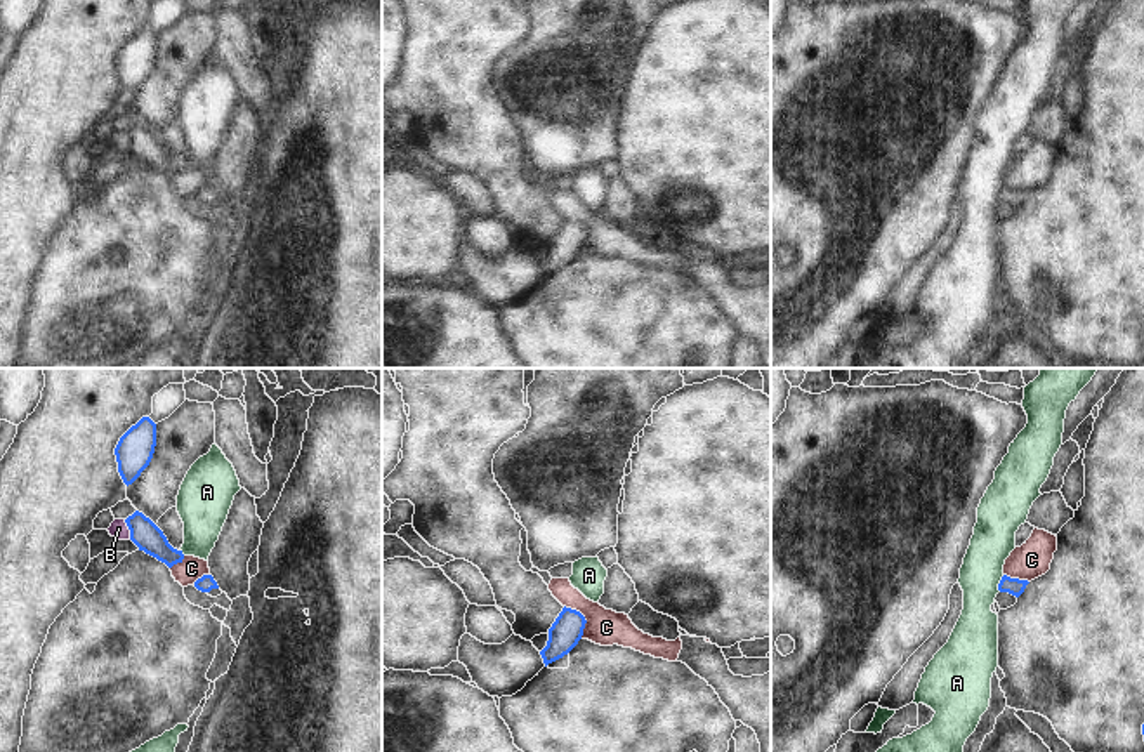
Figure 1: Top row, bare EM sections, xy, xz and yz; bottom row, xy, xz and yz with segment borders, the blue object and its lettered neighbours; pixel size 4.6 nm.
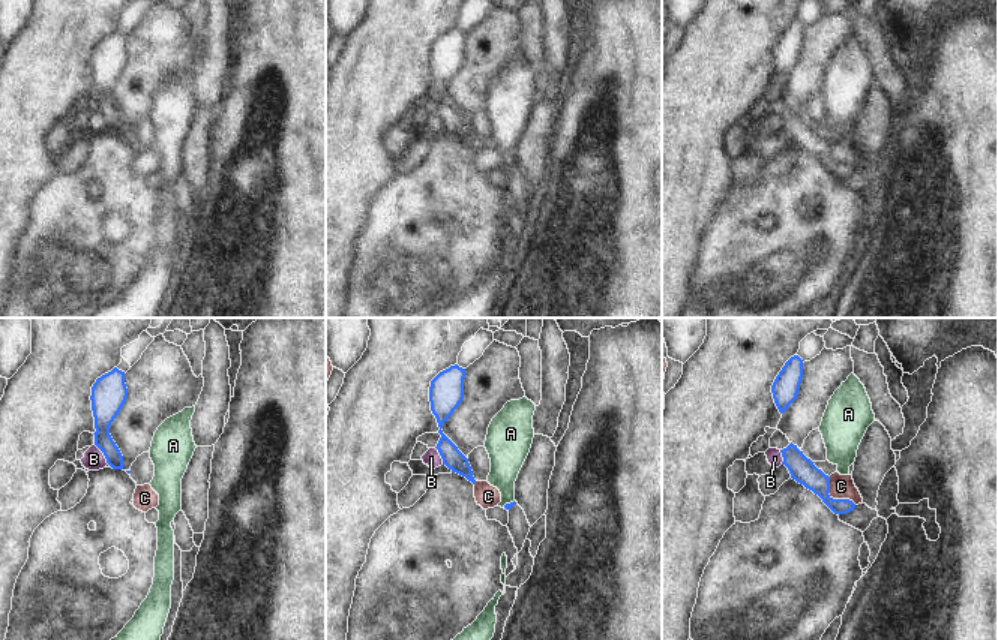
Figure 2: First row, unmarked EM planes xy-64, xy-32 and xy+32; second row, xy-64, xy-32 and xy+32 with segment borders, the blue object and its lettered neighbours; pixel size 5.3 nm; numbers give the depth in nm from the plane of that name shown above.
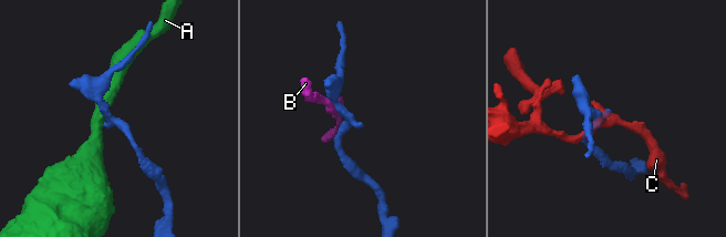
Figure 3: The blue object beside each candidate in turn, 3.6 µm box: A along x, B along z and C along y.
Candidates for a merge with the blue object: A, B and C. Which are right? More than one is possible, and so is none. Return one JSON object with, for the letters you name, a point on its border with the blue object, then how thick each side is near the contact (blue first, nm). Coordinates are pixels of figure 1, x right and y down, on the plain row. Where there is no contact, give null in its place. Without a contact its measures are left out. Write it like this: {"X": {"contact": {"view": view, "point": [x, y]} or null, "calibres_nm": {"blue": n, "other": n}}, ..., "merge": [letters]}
{"merge": []}

